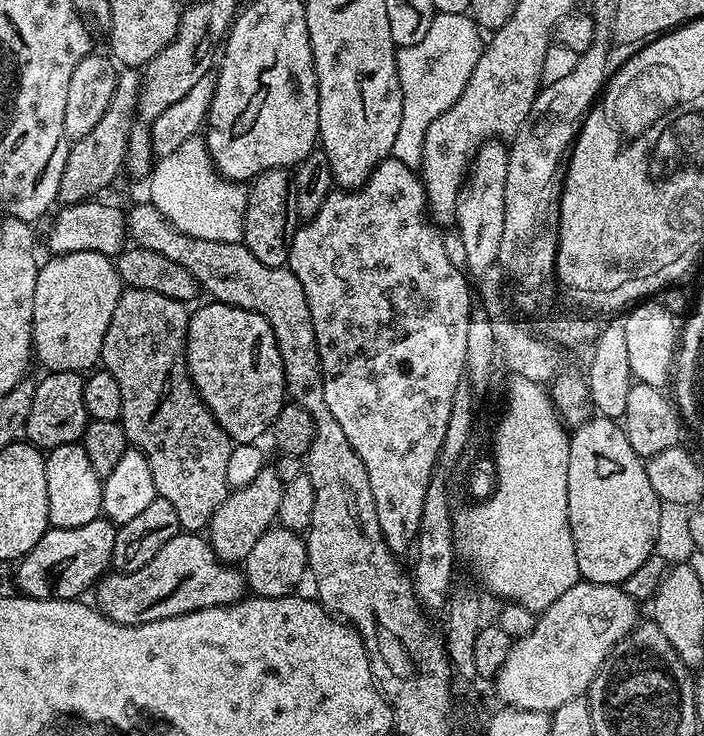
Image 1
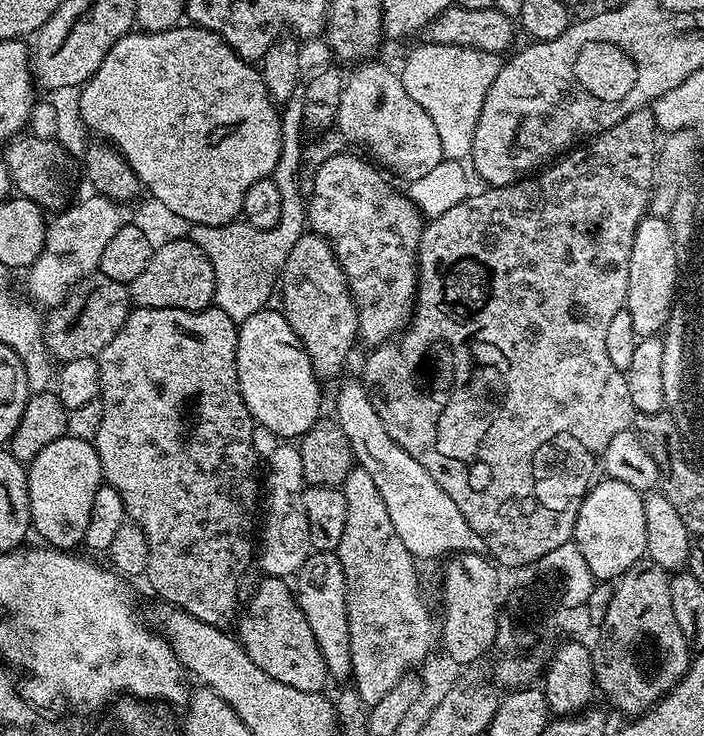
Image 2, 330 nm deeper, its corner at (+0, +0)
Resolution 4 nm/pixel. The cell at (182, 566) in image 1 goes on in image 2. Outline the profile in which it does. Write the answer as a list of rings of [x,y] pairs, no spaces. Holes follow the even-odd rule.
[[[265,575],[261,580],[256,593],[248,600],[248,612],[241,611],[238,616],[241,646],[250,654],[254,666],[266,670],[270,678],[278,678],[278,682],[286,682],[286,686],[294,686],[294,690],[324,692],[324,683],[330,680],[326,662],[306,615],[299,608],[295,591],[284,578]]]

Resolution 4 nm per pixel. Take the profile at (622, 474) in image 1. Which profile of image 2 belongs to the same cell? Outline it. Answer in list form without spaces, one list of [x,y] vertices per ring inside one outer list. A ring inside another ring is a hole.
[[[607,478],[593,483],[578,510],[574,543],[582,550],[586,566],[597,581],[612,582],[627,568],[645,559],[647,550],[646,515],[643,509],[644,496],[635,492],[626,482]]]

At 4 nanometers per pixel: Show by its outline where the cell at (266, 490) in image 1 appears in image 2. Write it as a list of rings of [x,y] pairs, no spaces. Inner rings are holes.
[[[308,230],[298,238],[298,242],[294,242],[294,250],[286,254],[286,262],[278,270],[278,300],[279,296],[284,303],[282,311],[286,322],[290,322],[294,334],[310,356],[317,380],[327,382],[331,376],[340,376],[344,372],[343,362],[346,361],[346,354],[358,344],[358,310],[348,285],[348,276],[342,270],[327,236],[318,236]]]

